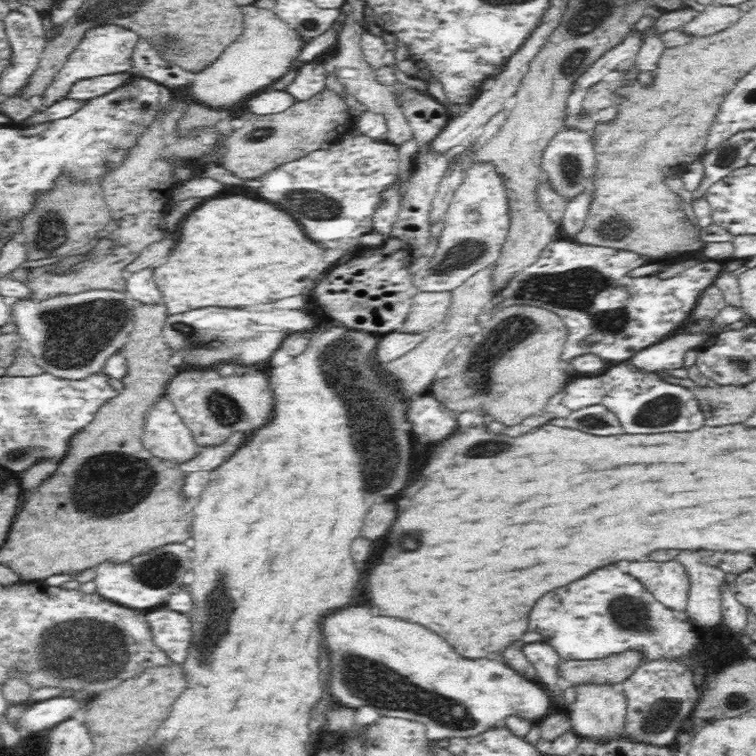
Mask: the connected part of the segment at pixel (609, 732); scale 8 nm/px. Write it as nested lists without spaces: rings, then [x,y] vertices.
[[[579,681],[573,685],[577,691],[574,703],[568,705],[572,729],[582,737],[618,737],[628,712],[625,692],[616,690],[611,682]]]

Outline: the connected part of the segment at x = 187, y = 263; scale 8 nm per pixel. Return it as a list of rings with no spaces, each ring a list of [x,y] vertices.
[[[224,196],[204,202],[200,208],[192,210],[180,226],[180,238],[170,252],[168,264],[153,268],[153,277],[169,313],[182,313],[216,306],[216,308],[238,308],[268,304],[274,300],[308,294],[317,283],[320,272],[328,269],[326,248],[310,240],[300,224],[284,210],[264,200],[254,200],[246,196]]]

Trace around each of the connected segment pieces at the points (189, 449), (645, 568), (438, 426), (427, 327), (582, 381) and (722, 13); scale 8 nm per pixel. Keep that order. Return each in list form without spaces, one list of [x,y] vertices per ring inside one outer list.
[[[166,395],[148,406],[142,427],[142,445],[159,459],[180,462],[196,456],[199,445]]]
[[[670,560],[666,562],[632,562],[630,575],[642,584],[668,608],[685,613],[689,593],[689,578],[685,568]]]
[[[419,394],[410,400],[409,419],[414,426],[415,436],[426,438],[426,442],[434,442],[454,432],[457,421],[453,412],[440,410],[440,401],[436,396],[428,394]]]
[[[452,291],[416,292],[414,304],[404,324],[404,332],[429,332],[439,326],[448,315]]]
[[[578,378],[564,388],[562,404],[570,410],[580,410],[586,406],[602,404],[602,380],[600,378]]]
[[[710,4],[705,5],[704,10],[698,12],[694,20],[684,24],[677,30],[682,31],[690,38],[709,37],[730,28],[740,18],[742,18],[742,12],[738,8]]]

